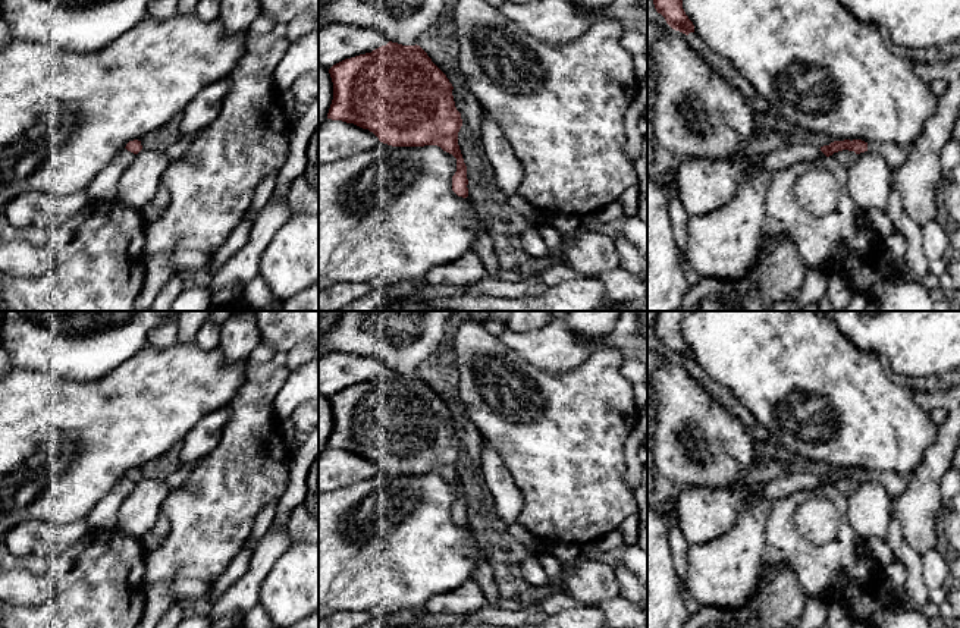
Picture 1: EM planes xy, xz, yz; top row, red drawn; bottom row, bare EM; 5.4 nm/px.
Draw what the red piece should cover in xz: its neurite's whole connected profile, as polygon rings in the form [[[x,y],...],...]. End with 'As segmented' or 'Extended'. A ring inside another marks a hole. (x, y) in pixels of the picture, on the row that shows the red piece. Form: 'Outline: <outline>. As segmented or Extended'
Outline: [[[389,41],[371,53],[333,65],[329,73],[333,82],[333,100],[327,119],[368,129],[380,142],[392,147],[440,147],[457,158],[452,191],[458,197],[468,197],[467,166],[458,145],[462,119],[455,107],[454,87],[420,45]]]. As segmented

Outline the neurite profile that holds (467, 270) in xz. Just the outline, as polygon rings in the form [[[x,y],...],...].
[[[468,251],[451,264],[440,264],[424,276],[427,285],[468,286],[487,277],[480,257]]]

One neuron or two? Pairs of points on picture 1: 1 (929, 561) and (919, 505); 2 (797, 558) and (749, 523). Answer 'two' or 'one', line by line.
1: two
2: two

